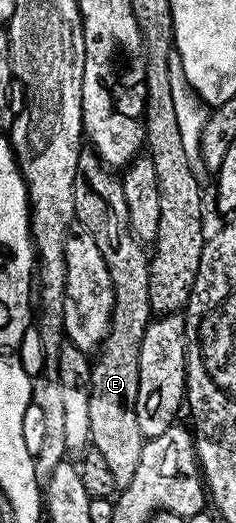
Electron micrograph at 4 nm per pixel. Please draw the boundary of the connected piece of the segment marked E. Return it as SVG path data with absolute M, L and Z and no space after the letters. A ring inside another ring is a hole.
M92 151L82 152L75 171L75 211L76 220L95 238L99 251L103 255L103 263L107 263L107 271L113 284L113 310L111 323L105 336L105 342L96 350L92 358L91 371L91 445L103 455L111 475L115 475L118 490L123 490L135 479L135 471L139 467L139 455L143 455L143 447L147 438L139 431L139 415L135 415L135 399L139 399L139 351L143 343L143 335L151 320L150 292L148 275L150 254L146 246L137 240L131 231L131 219L127 215L127 199L123 197L121 177Z

